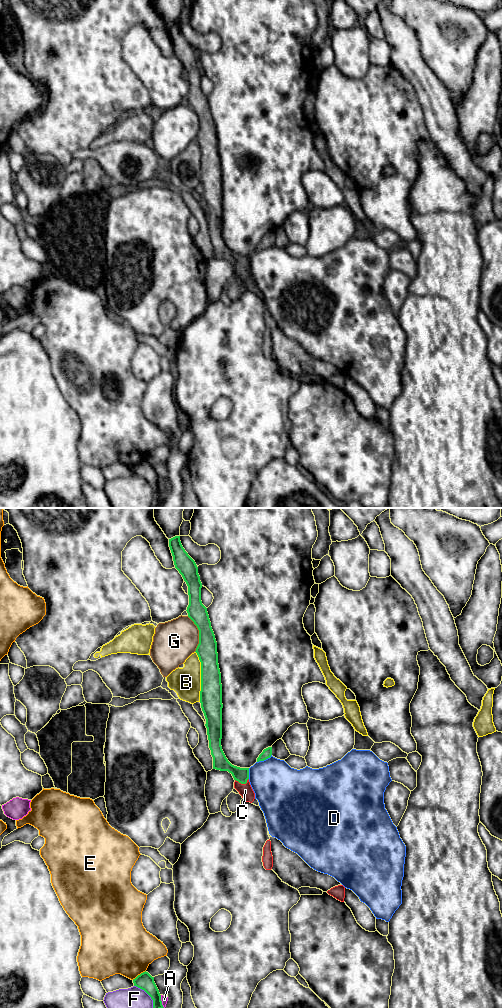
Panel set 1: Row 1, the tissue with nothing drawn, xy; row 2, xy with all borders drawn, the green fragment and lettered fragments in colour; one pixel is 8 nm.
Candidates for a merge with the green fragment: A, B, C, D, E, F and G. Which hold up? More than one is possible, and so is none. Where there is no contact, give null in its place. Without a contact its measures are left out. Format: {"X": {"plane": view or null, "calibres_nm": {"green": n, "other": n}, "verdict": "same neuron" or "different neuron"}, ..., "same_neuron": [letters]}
{"A": {"plane": "xy", "calibres_nm": {"green": 140, "other": 60}, "verdict": "different neuron"}, "B": {"plane": "xy", "calibres_nm": {"green": 180, "other": 240}, "verdict": "different neuron"}, "C": {"plane": "xy", "calibres_nm": {"green": 120, "other": 110}, "verdict": "same neuron"}, "D": {"plane": "xy", "calibres_nm": {"green": 70, "other": 380}, "verdict": "different neuron"}, "E": {"plane": "xy", "calibres_nm": {"green": 140, "other": 440}, "verdict": "different neuron"}, "F": {"plane": "xy", "calibres_nm": {"green": 140, "other": 340}, "verdict": "different neuron"}, "G": {"plane": "xy", "calibres_nm": {"green": 160, "other": 340}, "verdict": "different neuron"}, "same_neuron": ["C"]}

